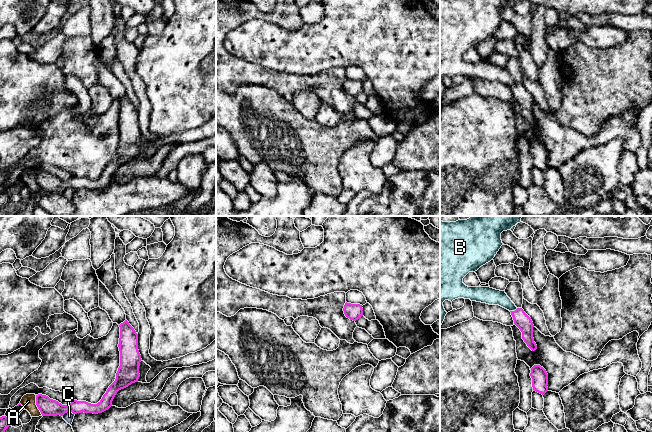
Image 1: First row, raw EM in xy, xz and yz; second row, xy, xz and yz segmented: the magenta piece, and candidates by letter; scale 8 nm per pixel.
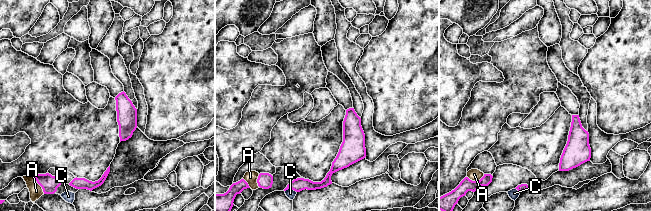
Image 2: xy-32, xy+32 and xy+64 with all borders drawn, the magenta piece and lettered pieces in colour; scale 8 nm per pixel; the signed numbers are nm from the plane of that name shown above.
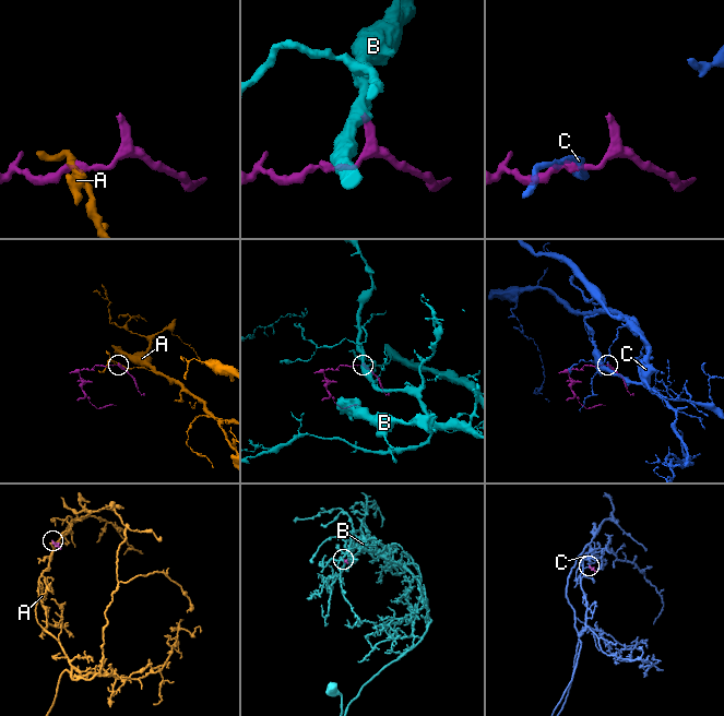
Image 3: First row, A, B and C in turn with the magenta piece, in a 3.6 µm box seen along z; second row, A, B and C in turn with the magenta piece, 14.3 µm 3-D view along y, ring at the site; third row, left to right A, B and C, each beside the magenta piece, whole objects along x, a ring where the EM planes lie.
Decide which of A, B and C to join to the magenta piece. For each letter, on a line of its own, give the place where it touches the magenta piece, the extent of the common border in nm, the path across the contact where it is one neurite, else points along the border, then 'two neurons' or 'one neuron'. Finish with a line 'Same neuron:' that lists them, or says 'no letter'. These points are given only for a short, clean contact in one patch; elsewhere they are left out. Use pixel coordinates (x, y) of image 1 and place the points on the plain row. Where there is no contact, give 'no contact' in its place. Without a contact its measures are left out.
A: contact xy (36, 180); length 180 nm; border xy (35, 171), (35, 180), (42, 191); two neurons
B: contact yz (513, 87); length 70 nm; way yz (521, 95), (513, 87), (500, 74), (487, 71); one neuron
C: contact xy (68, 186); length 110 nm; border xy (74, 189), (67, 187), (62, 192); two neurons
Same neuron: B

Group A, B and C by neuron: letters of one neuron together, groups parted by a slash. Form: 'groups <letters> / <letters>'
groups A / B / C

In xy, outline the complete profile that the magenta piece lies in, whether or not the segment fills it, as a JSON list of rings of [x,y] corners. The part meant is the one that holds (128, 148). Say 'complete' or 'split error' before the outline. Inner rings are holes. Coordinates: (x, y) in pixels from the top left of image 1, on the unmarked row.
complete | [[[127,96],[121,99],[119,103],[120,142],[115,157],[109,162],[102,175],[97,180],[73,176],[68,181],[62,181],[46,171],[38,170],[36,171],[36,181],[42,192],[63,192],[68,187],[73,190],[81,188],[102,189],[112,182],[112,177],[119,166],[138,158],[140,153],[139,142],[142,136],[138,126],[138,110]]]

